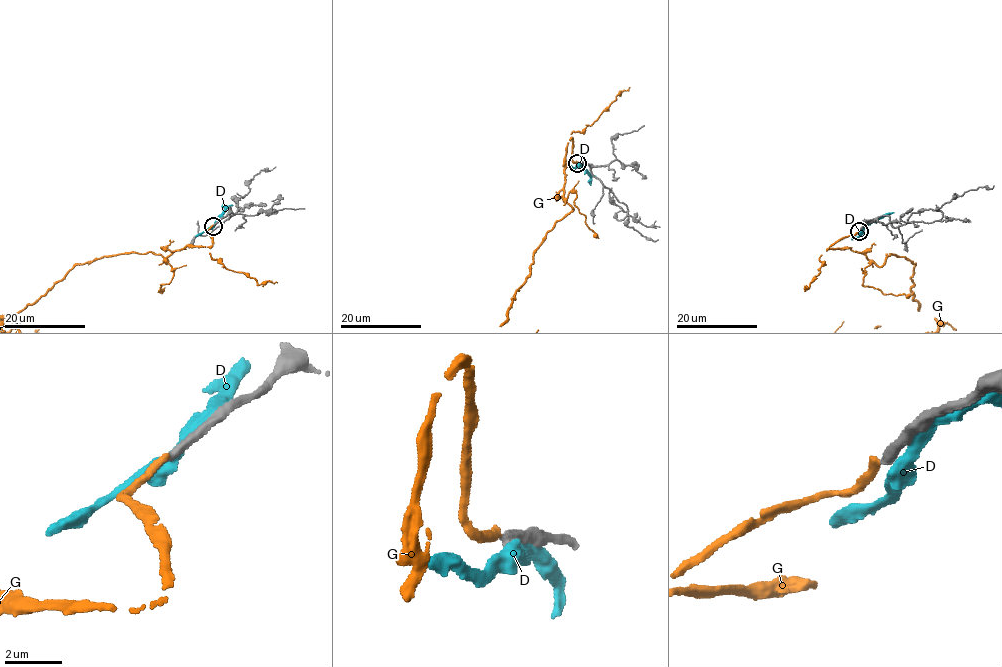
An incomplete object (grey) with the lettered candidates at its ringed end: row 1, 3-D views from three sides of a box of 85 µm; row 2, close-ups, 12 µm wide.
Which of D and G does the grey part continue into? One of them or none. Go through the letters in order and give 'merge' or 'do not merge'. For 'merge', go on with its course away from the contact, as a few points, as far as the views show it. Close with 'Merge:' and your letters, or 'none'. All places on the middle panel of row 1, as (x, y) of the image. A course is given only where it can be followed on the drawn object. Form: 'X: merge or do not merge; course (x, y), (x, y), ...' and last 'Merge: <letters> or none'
D: do not merge
G: do not merge
Merge: none

